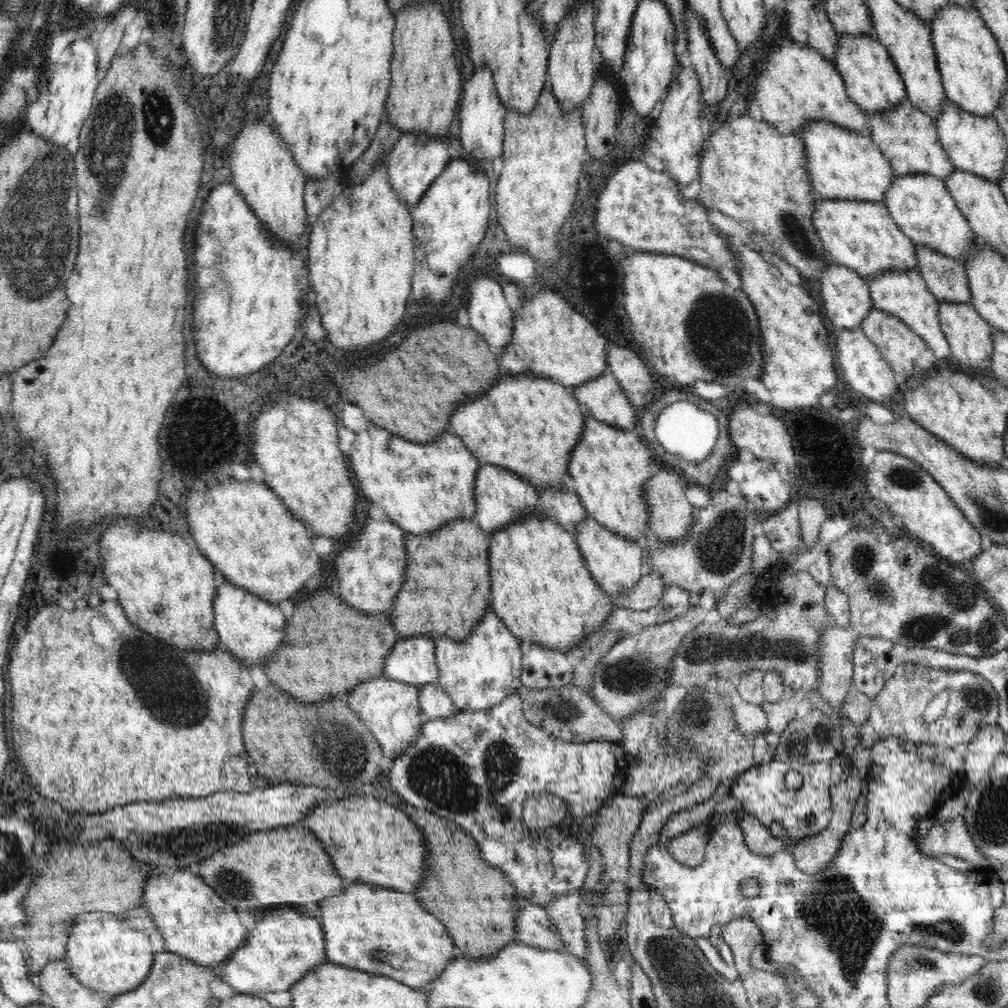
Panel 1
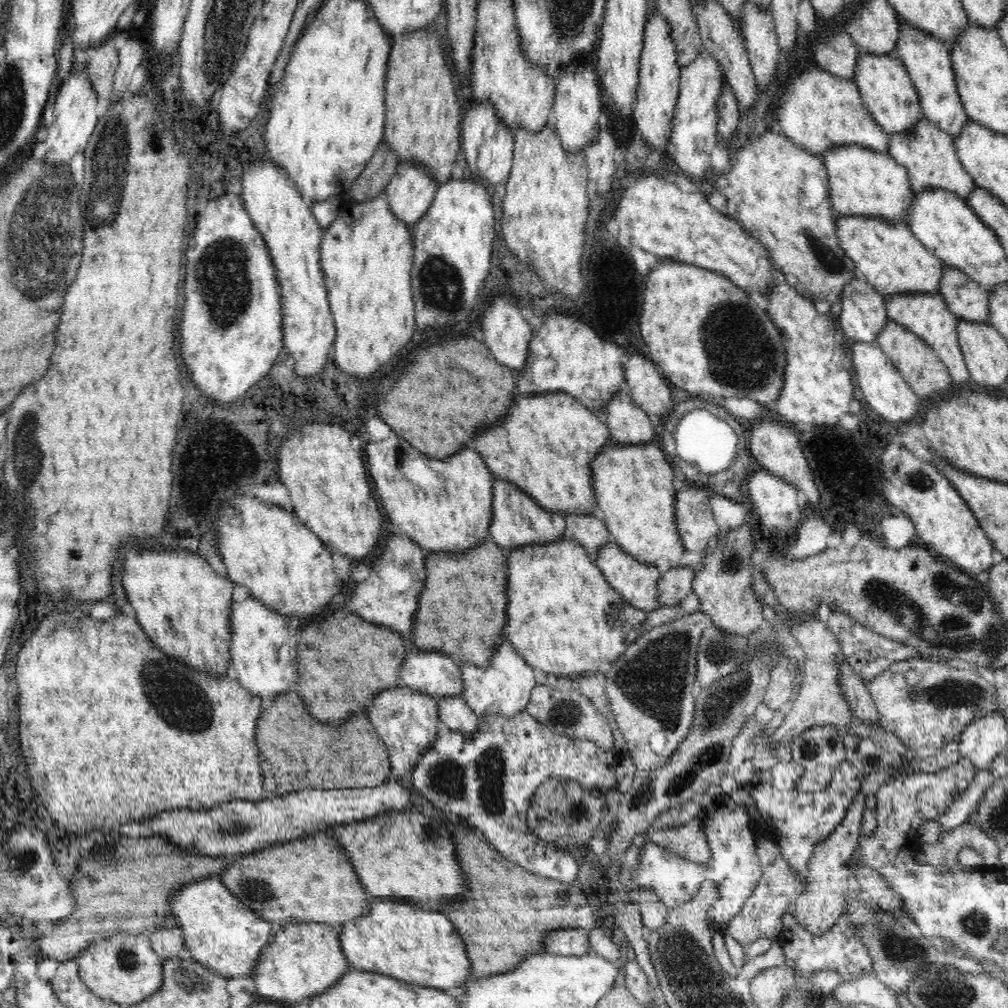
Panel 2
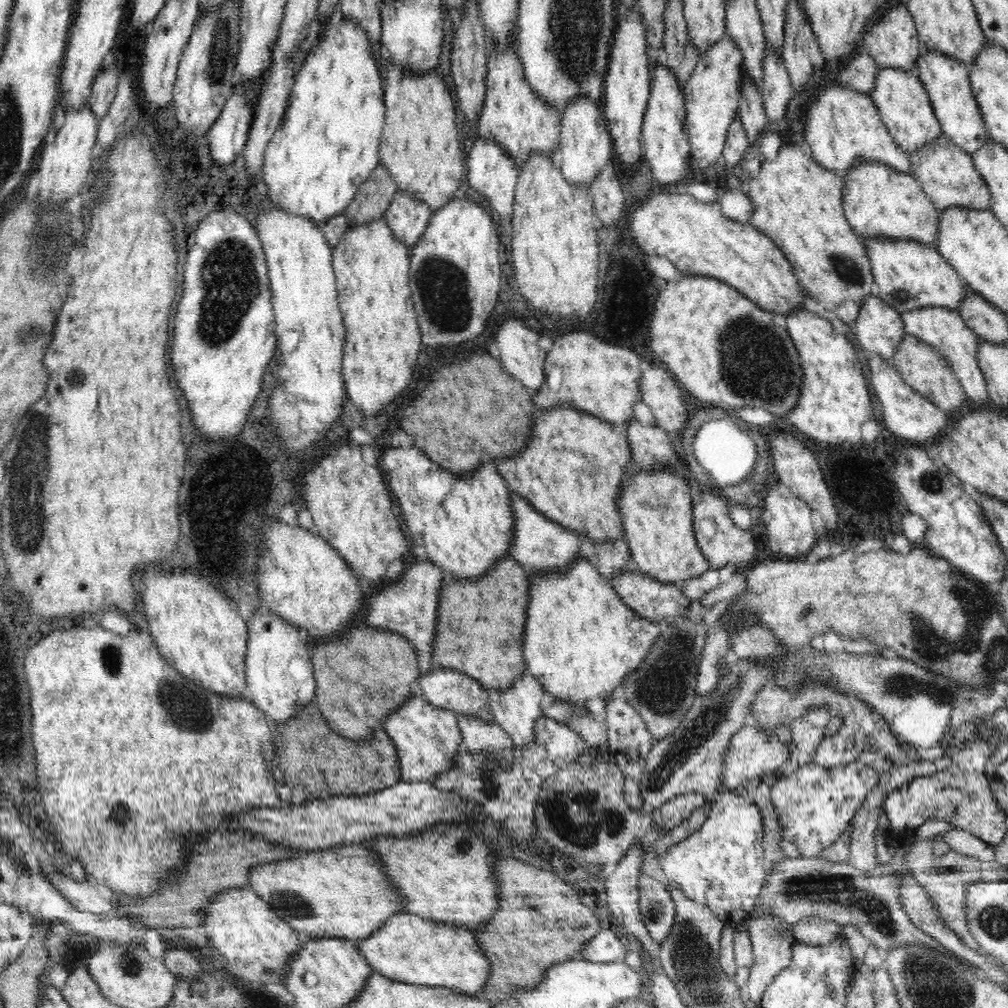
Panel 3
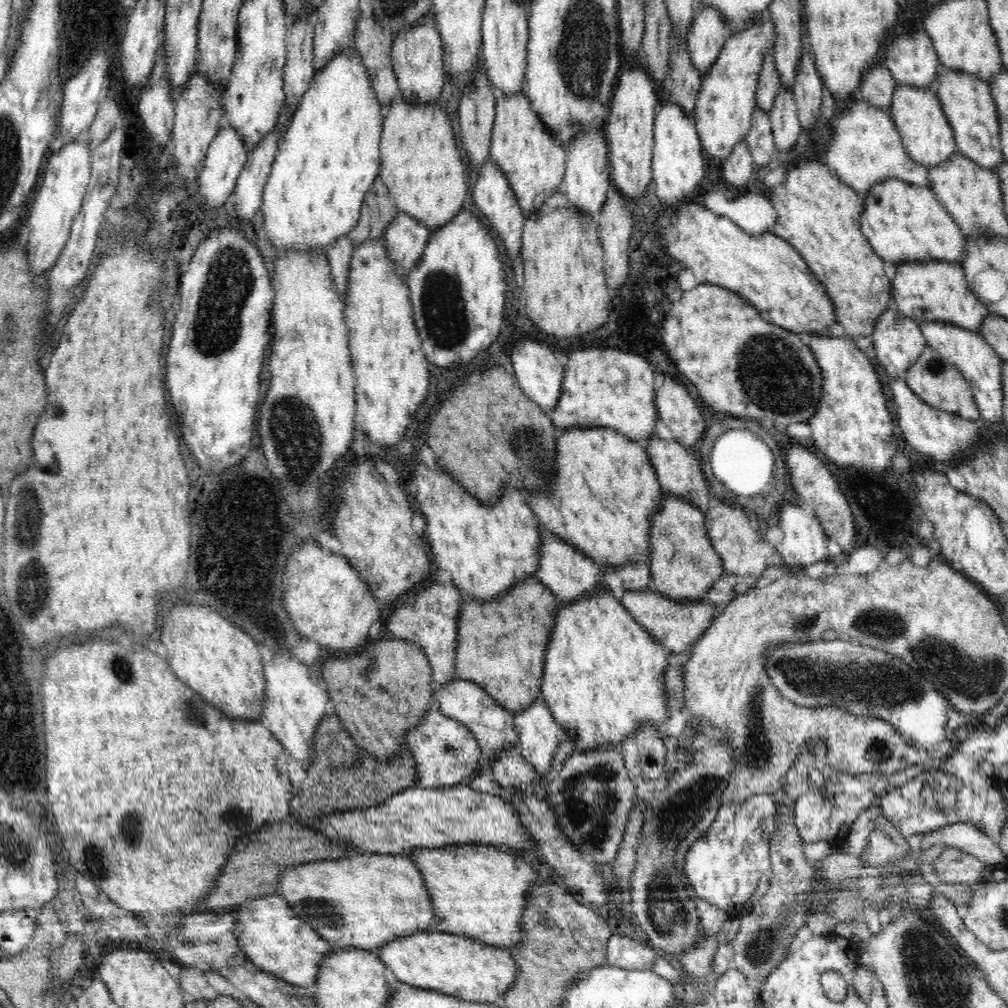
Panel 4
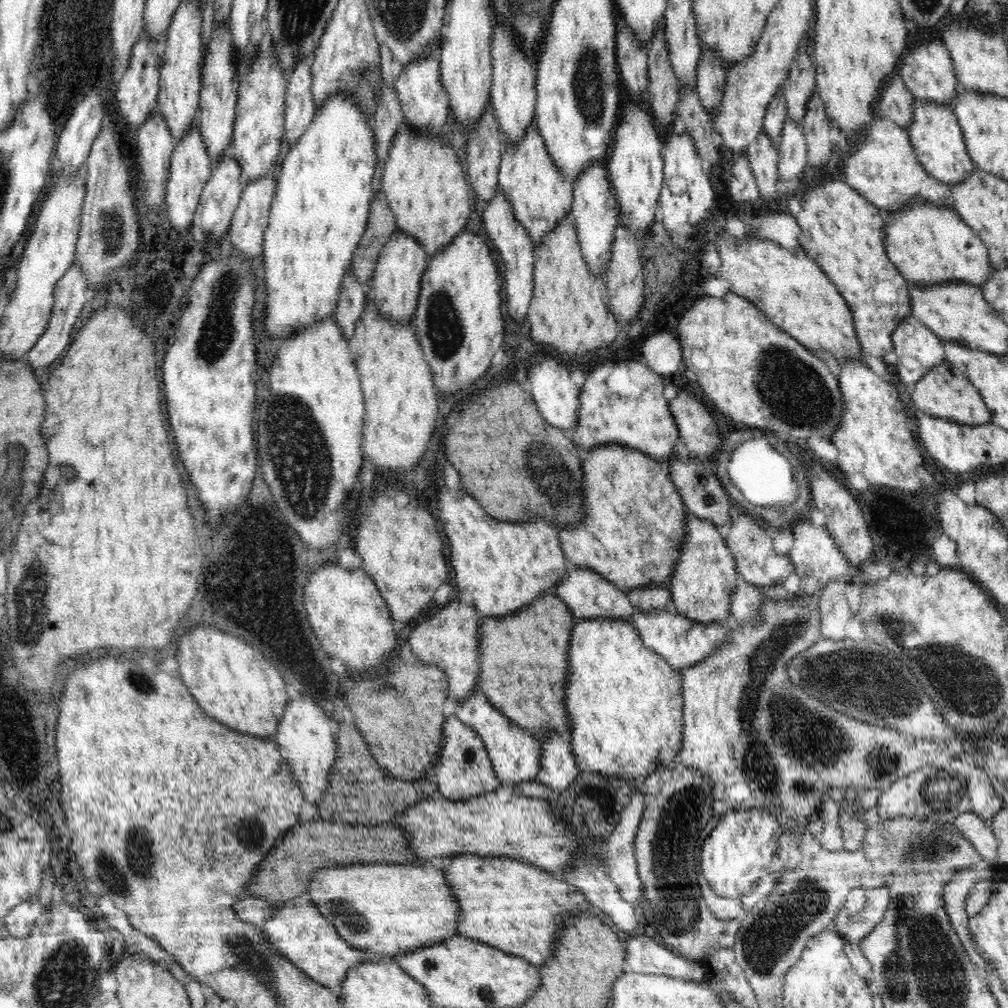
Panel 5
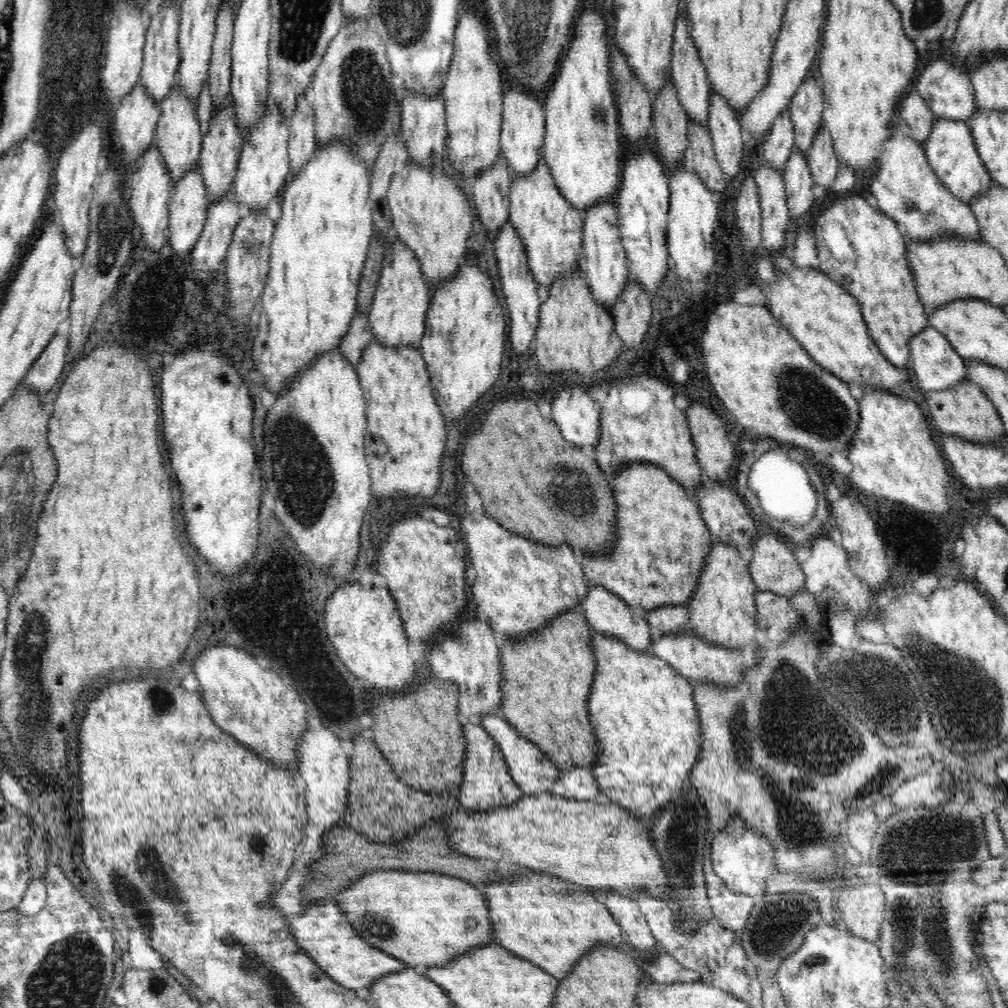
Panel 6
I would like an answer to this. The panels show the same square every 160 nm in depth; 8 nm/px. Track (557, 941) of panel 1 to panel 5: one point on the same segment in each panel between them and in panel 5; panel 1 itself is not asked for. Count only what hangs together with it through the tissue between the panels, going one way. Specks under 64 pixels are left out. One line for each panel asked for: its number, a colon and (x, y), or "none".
2: (566, 941)
3: (606, 946)
4: (624, 952)
5: (643, 955)

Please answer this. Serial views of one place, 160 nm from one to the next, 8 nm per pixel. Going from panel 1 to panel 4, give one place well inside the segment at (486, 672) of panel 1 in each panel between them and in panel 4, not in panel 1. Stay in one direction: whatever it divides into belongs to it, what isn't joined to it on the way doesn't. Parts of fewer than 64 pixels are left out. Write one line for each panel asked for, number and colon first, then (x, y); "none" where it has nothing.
2: (503, 687)
3: (516, 709)
4: (539, 733)

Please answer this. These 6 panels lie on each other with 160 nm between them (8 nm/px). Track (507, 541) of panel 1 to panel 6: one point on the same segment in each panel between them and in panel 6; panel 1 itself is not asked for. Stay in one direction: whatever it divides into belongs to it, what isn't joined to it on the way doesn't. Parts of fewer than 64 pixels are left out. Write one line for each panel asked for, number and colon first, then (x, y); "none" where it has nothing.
2: (563, 616)
3: (580, 640)
4: (603, 671)
5: (625, 703)
6: (642, 711)

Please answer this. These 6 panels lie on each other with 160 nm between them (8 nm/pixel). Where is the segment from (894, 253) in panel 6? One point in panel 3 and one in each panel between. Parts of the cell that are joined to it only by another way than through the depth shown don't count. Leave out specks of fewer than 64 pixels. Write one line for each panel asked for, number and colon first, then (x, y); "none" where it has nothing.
3: (797, 203)
4: (818, 214)
5: (843, 232)

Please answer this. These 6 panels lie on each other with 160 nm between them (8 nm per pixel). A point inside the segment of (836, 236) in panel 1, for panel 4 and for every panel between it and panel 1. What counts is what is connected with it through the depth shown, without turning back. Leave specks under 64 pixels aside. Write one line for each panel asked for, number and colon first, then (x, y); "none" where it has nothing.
2: (887, 255)
3: (909, 275)
4: (924, 291)

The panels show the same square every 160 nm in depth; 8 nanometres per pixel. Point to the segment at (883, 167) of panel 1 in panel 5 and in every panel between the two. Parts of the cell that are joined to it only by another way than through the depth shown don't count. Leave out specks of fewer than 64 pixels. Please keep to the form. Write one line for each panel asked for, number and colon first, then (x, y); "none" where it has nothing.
2: (862, 181)
3: (879, 202)
4: (904, 222)
5: (929, 244)

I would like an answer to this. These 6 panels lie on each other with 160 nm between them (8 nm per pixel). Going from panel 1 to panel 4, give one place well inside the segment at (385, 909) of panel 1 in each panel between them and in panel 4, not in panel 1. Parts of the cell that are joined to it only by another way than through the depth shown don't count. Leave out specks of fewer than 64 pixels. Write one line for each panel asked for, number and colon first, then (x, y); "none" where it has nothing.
2: (405, 942)
3: (408, 948)
4: (449, 963)

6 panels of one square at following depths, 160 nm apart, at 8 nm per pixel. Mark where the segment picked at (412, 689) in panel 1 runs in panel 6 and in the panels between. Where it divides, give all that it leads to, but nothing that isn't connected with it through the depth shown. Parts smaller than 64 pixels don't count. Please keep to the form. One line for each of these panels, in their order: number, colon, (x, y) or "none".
2: (407, 721)
3: (427, 738)
4: (446, 753)
5: (463, 769)
6: (487, 784)

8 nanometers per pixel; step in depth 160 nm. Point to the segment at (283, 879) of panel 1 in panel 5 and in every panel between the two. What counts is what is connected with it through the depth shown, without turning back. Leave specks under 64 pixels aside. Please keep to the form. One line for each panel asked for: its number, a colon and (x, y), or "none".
2: (310, 879)
3: (343, 892)
4: (361, 900)
5: (381, 908)

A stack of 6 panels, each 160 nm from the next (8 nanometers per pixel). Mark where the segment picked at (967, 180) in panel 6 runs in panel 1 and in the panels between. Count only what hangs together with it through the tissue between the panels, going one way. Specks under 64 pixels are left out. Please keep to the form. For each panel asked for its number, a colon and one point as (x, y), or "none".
1: (873, 82)
2: (886, 89)
3: (904, 105)
4: (928, 137)
5: (936, 136)

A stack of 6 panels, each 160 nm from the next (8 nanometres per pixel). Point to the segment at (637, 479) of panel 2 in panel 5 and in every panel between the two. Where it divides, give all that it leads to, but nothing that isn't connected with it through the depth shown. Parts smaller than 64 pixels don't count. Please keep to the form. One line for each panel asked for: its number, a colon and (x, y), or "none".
3: (656, 506)
4: (683, 563)
5: (704, 576)

